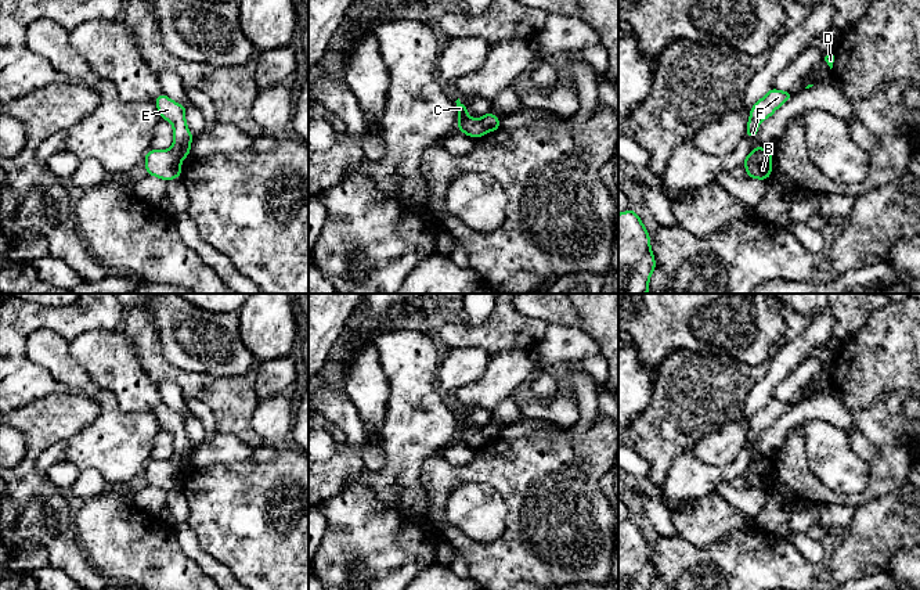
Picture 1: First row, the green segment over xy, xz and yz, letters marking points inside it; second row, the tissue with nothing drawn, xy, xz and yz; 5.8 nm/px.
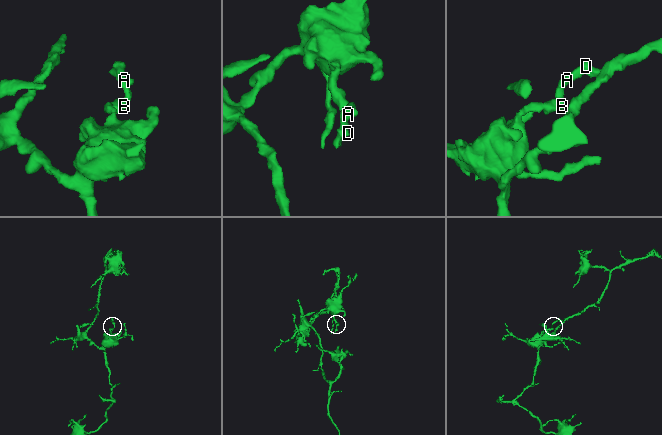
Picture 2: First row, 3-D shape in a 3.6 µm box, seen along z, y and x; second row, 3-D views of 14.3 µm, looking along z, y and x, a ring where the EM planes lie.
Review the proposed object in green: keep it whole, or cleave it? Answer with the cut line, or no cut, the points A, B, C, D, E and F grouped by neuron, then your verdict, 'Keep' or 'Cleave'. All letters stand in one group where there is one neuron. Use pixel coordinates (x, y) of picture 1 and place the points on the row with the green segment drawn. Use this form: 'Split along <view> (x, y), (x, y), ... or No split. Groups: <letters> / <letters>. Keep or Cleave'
Split along xz (482, 118), (490, 130). Groups: A D E F / B C. Cleave

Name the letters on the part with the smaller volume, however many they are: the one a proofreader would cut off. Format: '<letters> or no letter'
A, D, E, F

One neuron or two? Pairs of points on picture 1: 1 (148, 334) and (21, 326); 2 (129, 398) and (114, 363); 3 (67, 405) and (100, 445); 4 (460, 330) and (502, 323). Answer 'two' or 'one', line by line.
1: two
2: one
3: two
4: one

